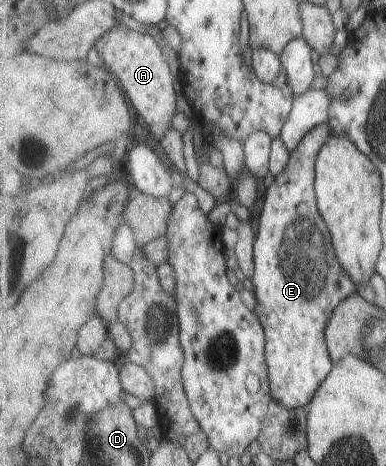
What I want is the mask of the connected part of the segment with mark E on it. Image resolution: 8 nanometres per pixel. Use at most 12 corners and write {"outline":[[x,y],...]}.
{"outline":[[313,128],[269,183],[252,279],[274,397],[310,404],[359,291],[317,191]]}

